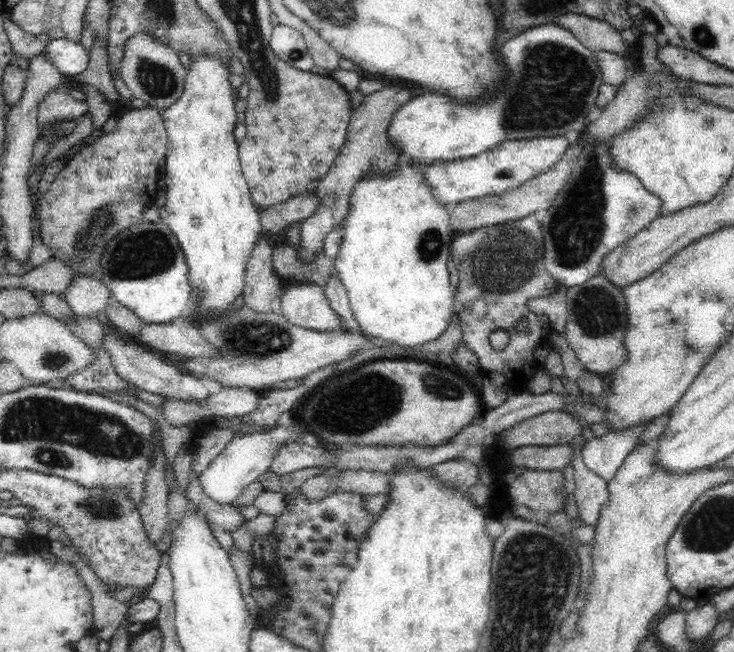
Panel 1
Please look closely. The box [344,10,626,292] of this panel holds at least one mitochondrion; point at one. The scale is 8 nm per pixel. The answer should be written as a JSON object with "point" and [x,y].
{"point":[553,84]}

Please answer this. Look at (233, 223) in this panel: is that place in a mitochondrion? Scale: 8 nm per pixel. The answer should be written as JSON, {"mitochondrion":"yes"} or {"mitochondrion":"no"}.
{"mitochondrion":"no"}

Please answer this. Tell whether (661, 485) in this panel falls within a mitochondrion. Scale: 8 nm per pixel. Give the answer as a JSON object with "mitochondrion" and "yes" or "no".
{"mitochondrion":"no"}

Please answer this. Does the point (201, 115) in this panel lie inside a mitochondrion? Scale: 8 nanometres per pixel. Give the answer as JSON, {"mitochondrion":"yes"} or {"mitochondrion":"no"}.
{"mitochondrion":"no"}

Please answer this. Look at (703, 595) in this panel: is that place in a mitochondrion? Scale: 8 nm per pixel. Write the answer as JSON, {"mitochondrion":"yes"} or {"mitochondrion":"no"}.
{"mitochondrion":"no"}

